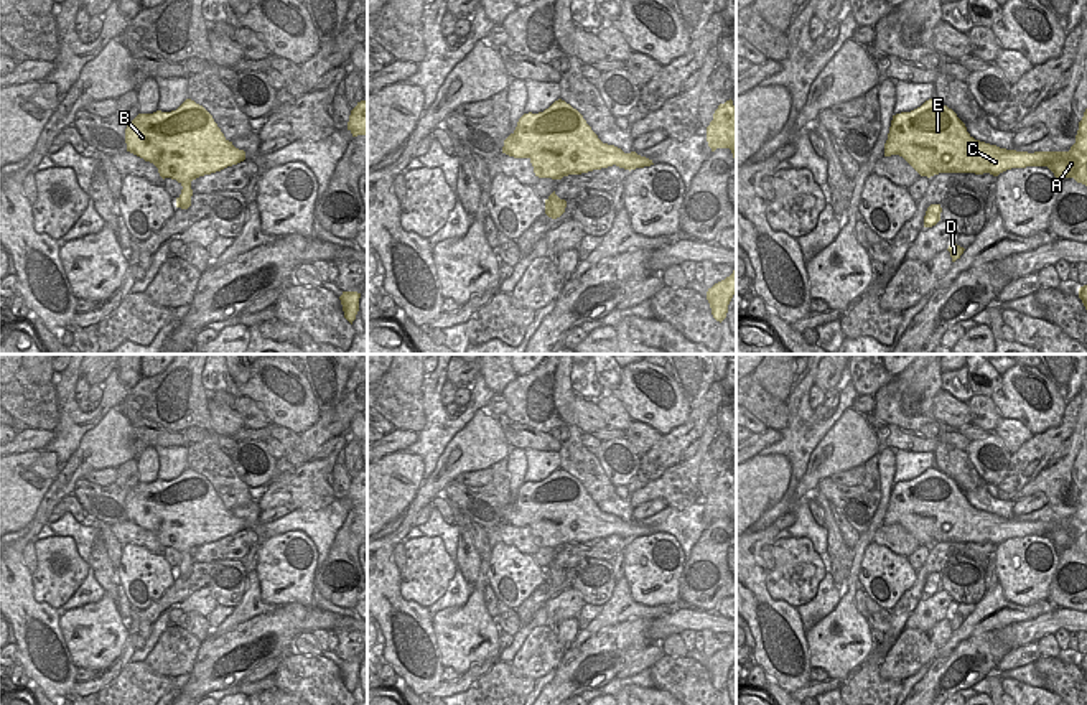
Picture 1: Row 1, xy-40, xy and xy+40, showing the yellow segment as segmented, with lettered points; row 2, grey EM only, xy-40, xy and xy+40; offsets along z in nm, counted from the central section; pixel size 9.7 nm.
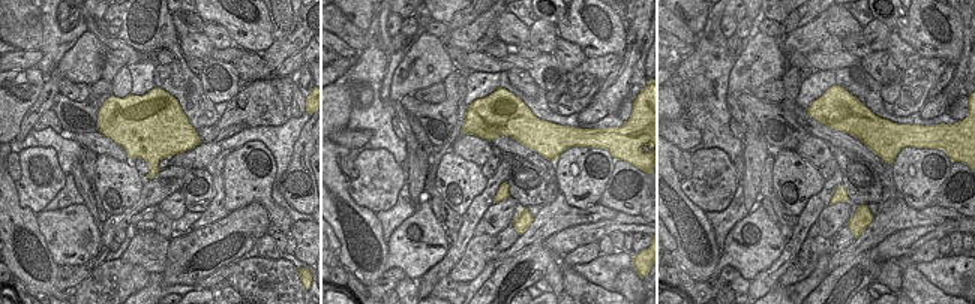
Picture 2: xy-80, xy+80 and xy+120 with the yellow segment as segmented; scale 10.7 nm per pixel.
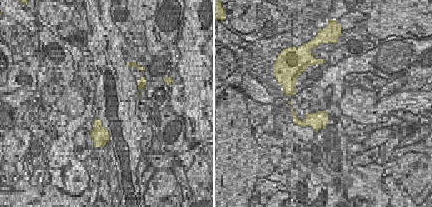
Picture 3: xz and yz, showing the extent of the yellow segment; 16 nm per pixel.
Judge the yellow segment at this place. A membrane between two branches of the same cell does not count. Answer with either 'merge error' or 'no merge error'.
no merge error

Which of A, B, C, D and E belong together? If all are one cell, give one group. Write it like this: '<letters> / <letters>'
A B C D E

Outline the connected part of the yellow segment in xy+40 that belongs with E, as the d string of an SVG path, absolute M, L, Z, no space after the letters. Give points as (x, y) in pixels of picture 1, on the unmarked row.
M929 468L911 481L893 484L888 509L884 512L884 525L891 524L903 525L921 545L927 547L939 542L990 542L998 545L1011 537L1047 535L1057 549L1074 547L1077 552L1087 555L1087 478L1079 491L1075 512L1069 521L1028 522L975 509L952 478L937 468Z

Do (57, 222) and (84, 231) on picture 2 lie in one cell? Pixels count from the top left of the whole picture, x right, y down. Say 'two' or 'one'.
one

